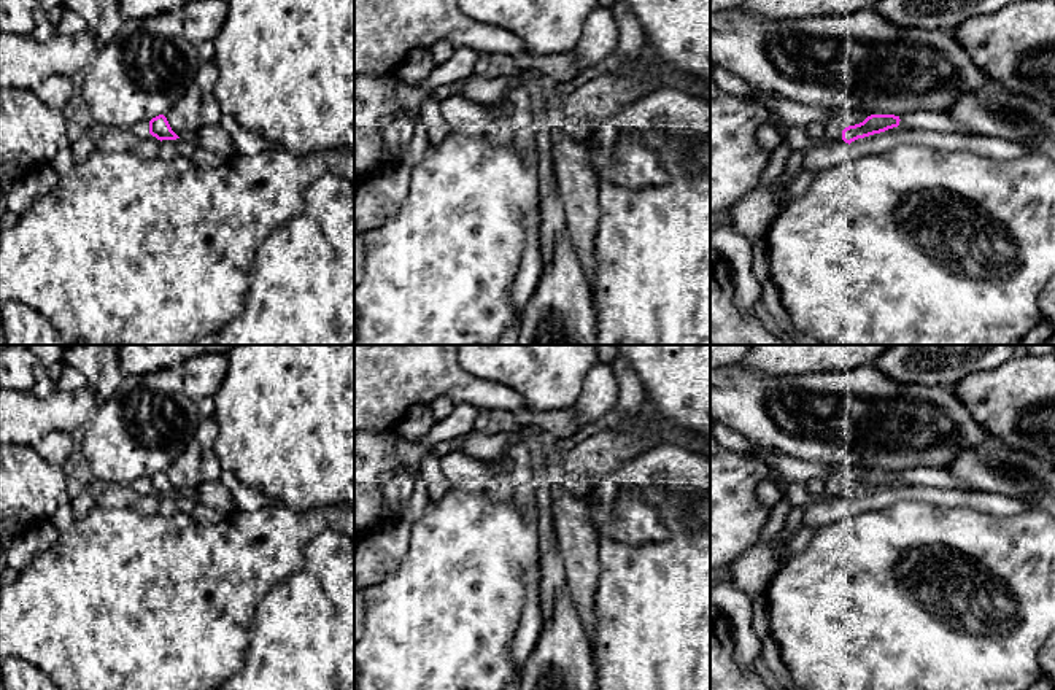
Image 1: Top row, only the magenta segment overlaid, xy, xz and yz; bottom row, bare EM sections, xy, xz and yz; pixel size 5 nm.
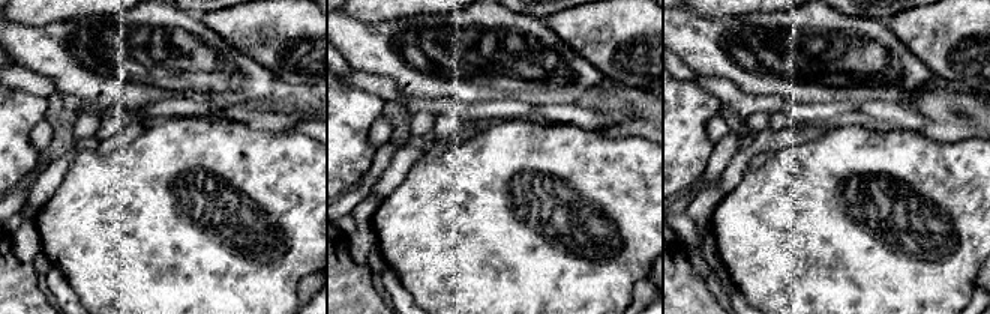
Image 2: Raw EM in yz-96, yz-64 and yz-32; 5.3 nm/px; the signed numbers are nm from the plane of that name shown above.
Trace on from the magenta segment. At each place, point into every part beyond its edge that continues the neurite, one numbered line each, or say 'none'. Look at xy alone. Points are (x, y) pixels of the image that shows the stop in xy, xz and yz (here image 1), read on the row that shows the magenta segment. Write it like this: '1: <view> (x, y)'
none

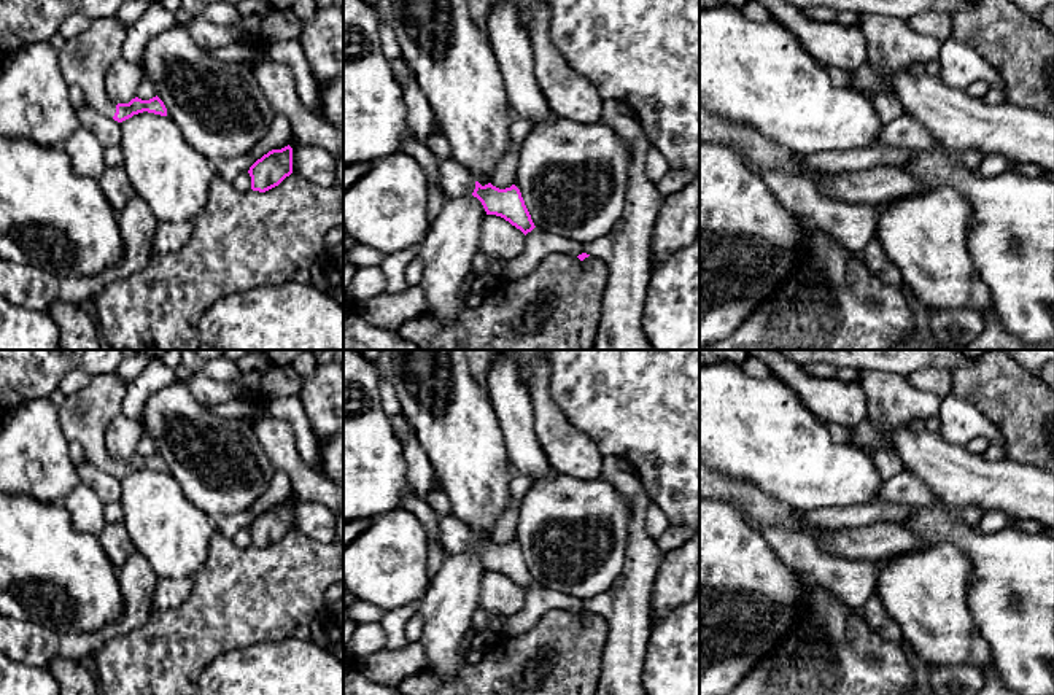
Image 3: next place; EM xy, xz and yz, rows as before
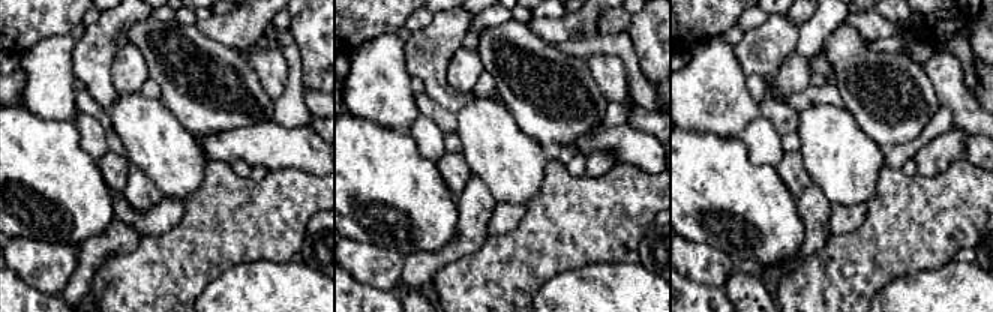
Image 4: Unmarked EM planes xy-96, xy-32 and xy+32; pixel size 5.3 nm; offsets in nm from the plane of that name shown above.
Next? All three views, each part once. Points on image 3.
1: xy (85, 61)

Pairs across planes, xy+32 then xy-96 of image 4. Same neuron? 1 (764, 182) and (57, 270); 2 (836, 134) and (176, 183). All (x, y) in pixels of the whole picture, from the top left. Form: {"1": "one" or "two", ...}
{"1": "two", "2": "one"}

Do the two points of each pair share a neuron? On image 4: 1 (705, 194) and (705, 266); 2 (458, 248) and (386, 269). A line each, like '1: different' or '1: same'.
1: different
2: different

